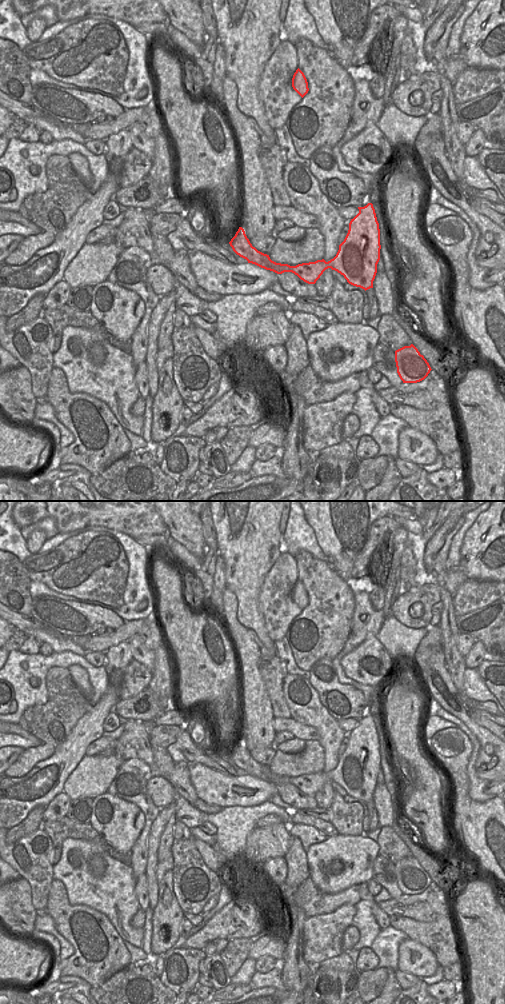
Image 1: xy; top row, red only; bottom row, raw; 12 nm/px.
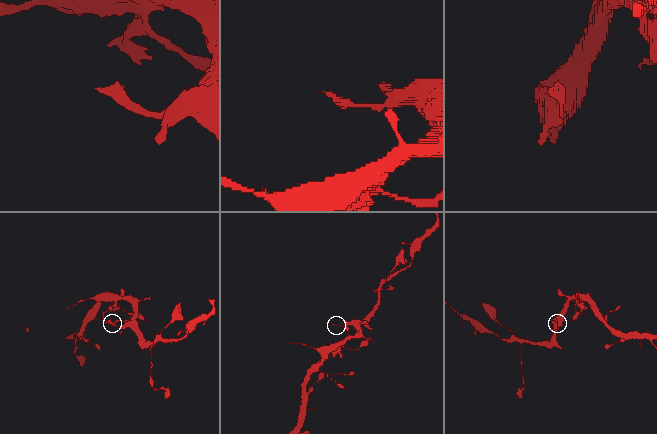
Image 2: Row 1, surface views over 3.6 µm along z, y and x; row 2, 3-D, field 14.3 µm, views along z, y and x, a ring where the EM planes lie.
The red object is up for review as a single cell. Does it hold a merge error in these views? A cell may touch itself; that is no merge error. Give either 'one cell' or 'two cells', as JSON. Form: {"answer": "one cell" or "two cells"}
{"answer": "one cell"}

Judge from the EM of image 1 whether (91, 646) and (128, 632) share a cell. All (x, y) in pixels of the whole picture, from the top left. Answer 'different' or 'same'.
same

